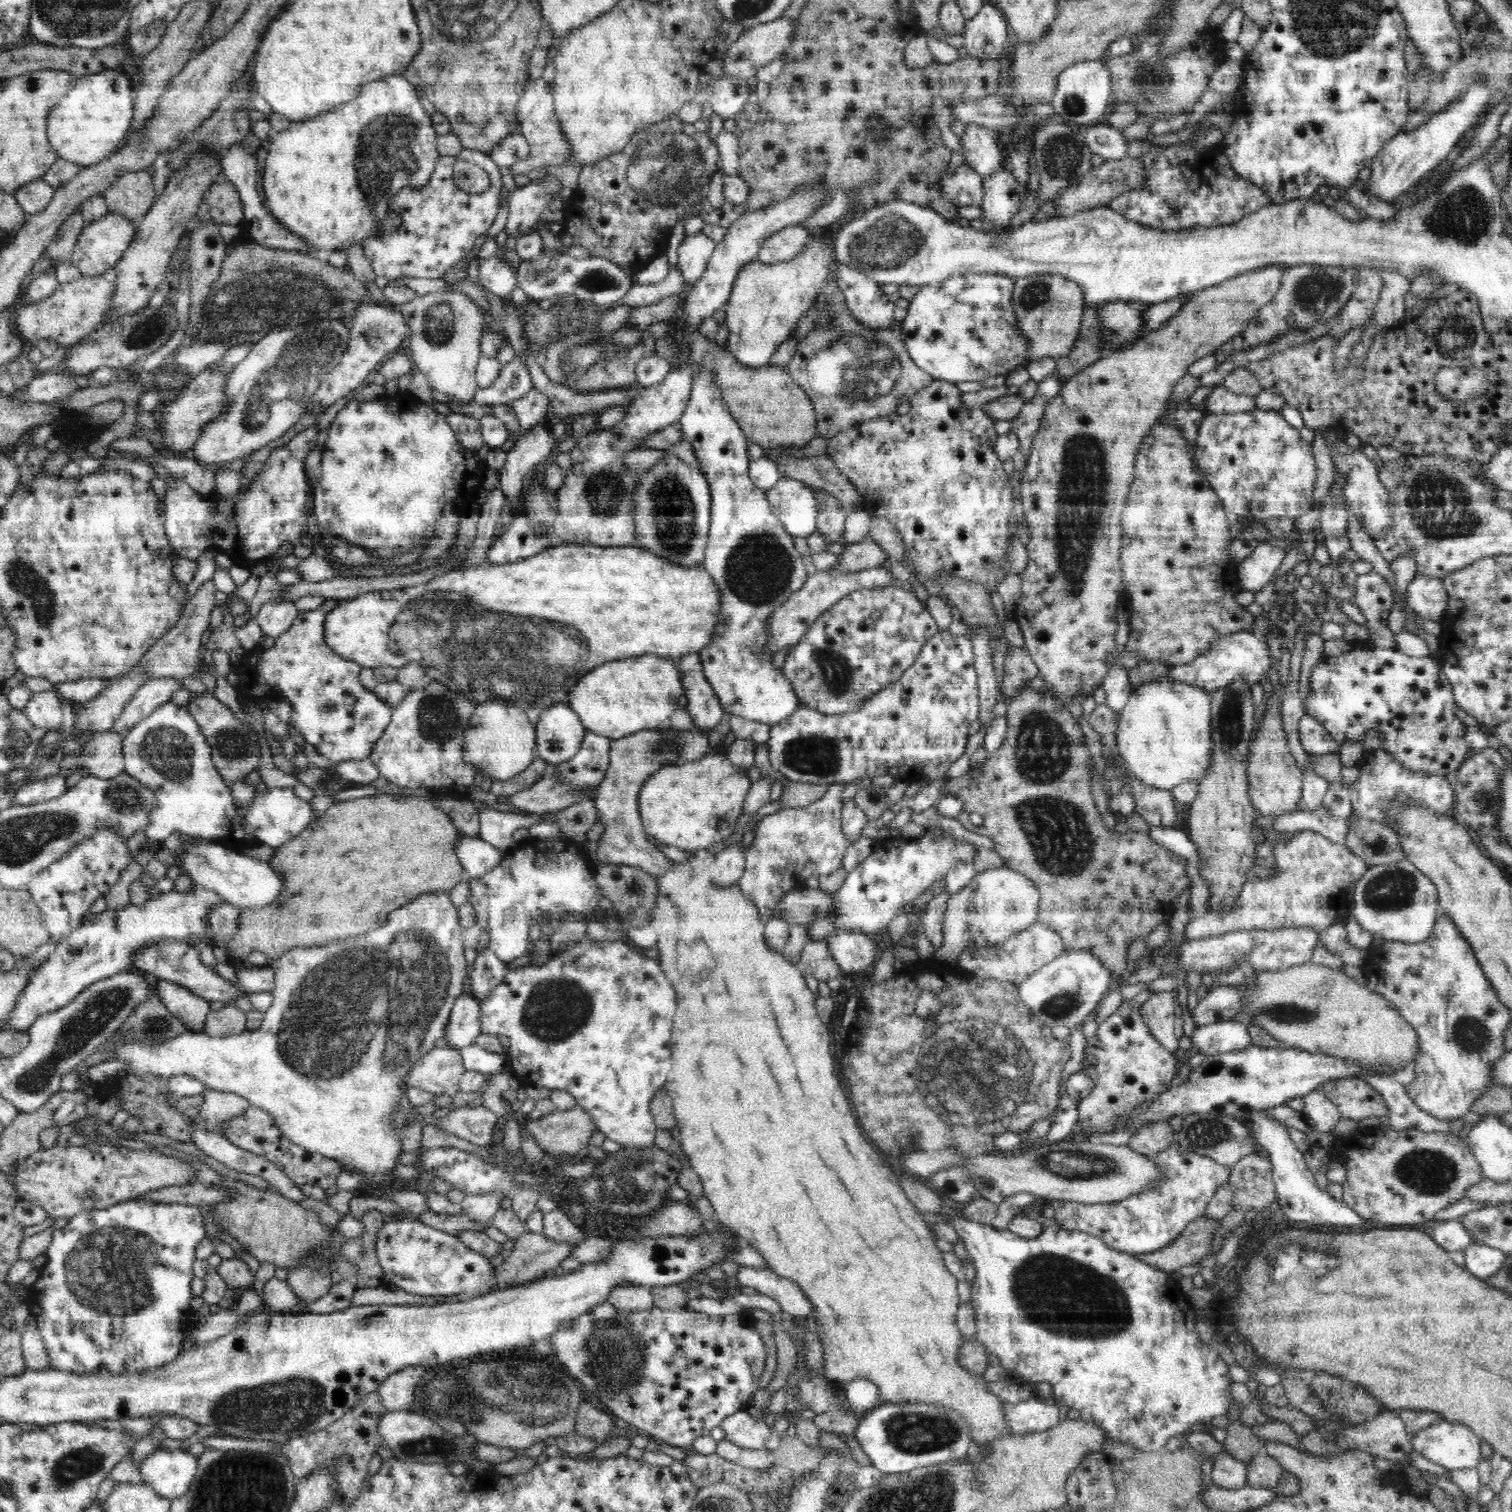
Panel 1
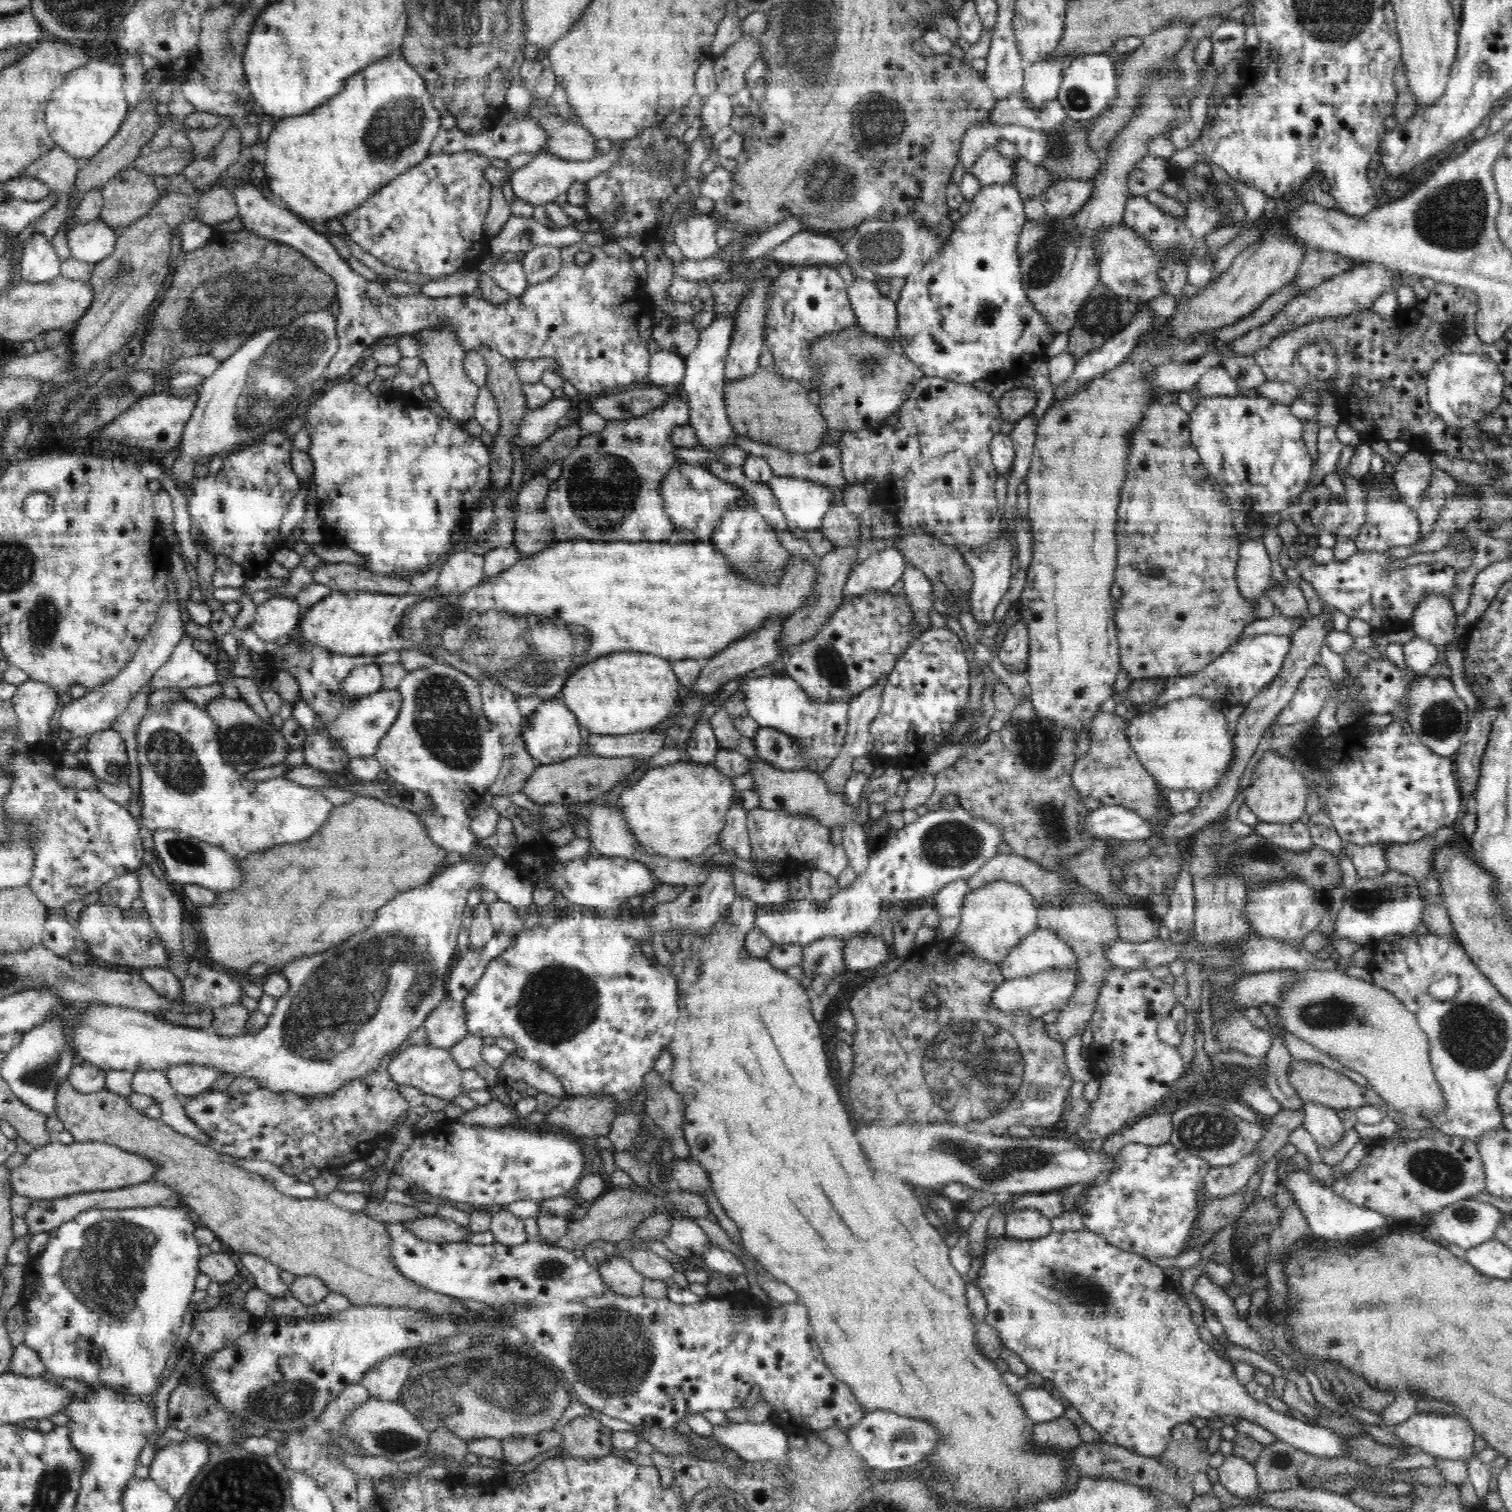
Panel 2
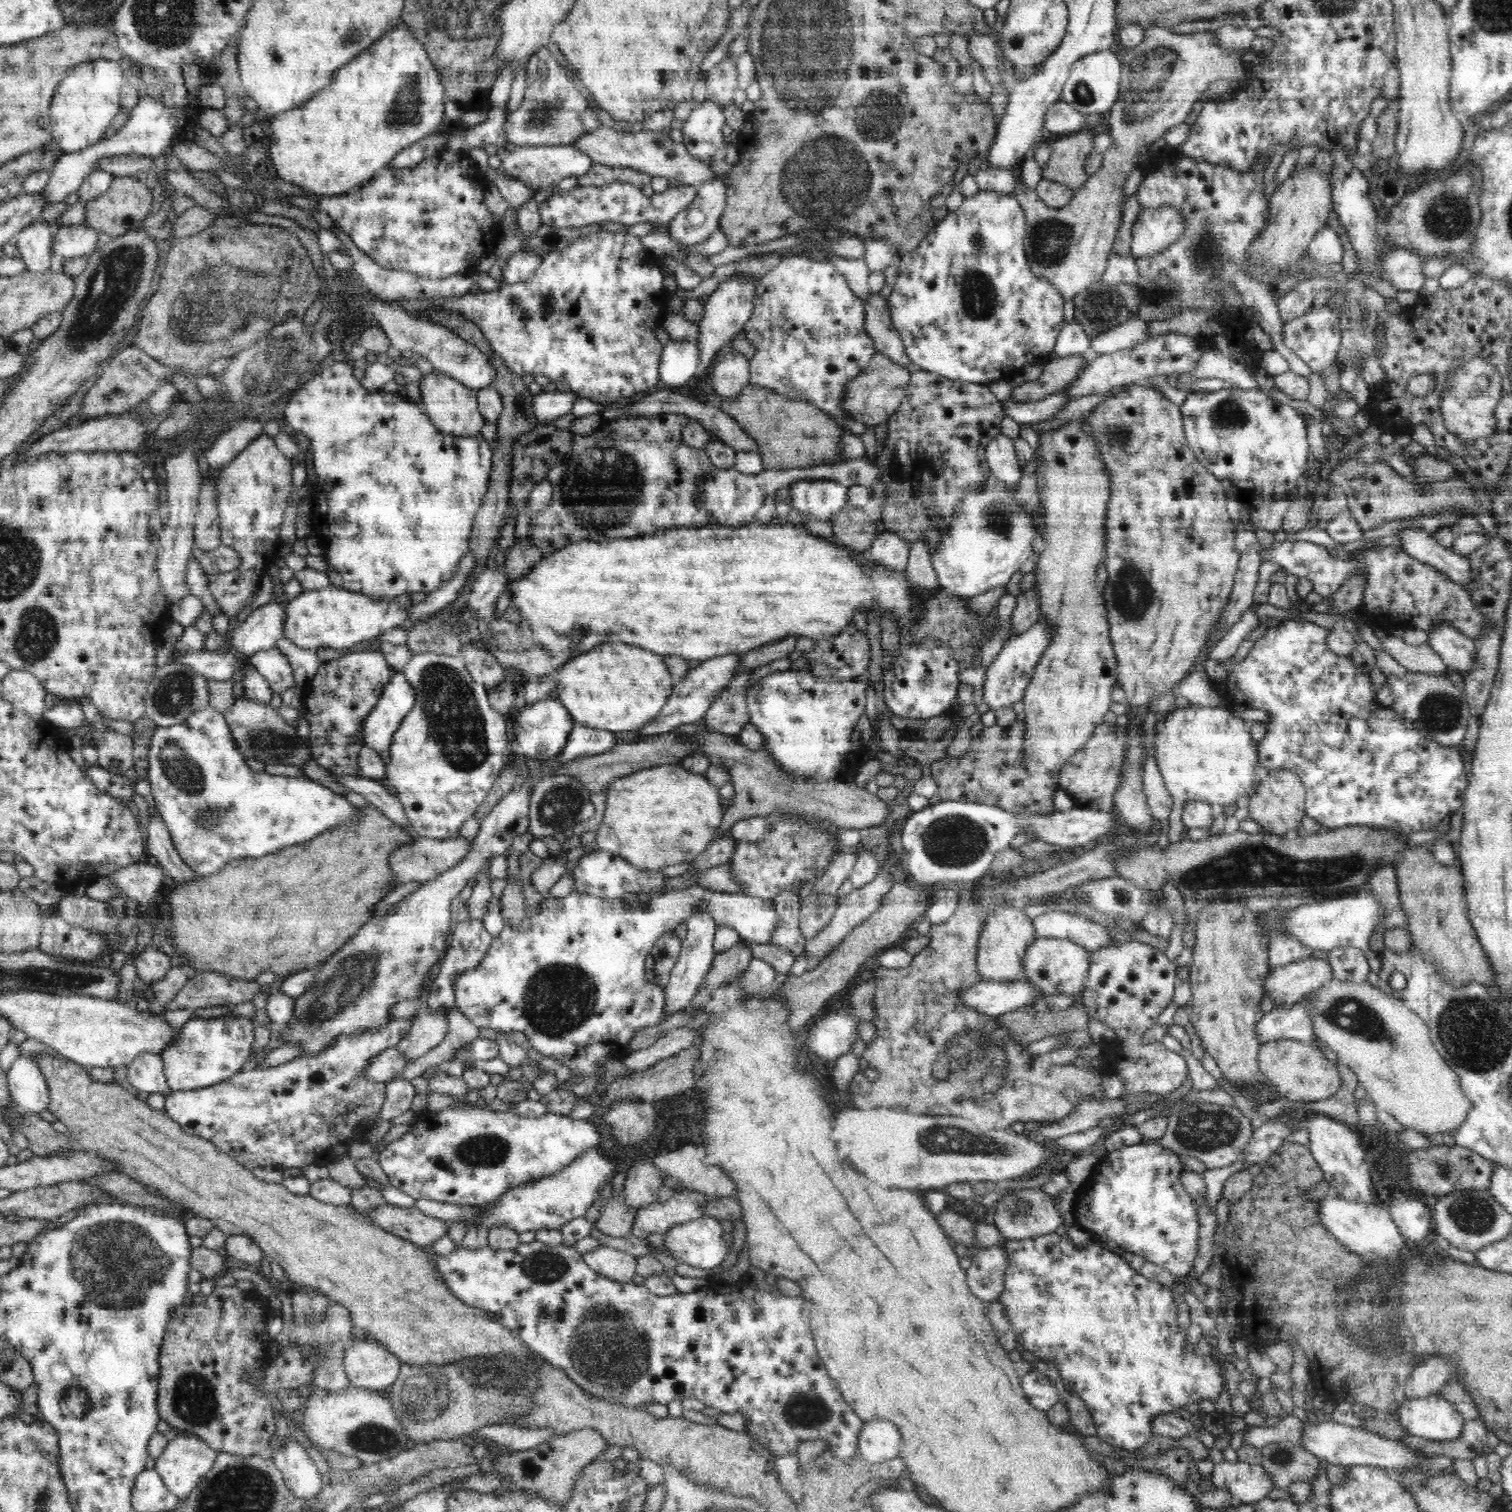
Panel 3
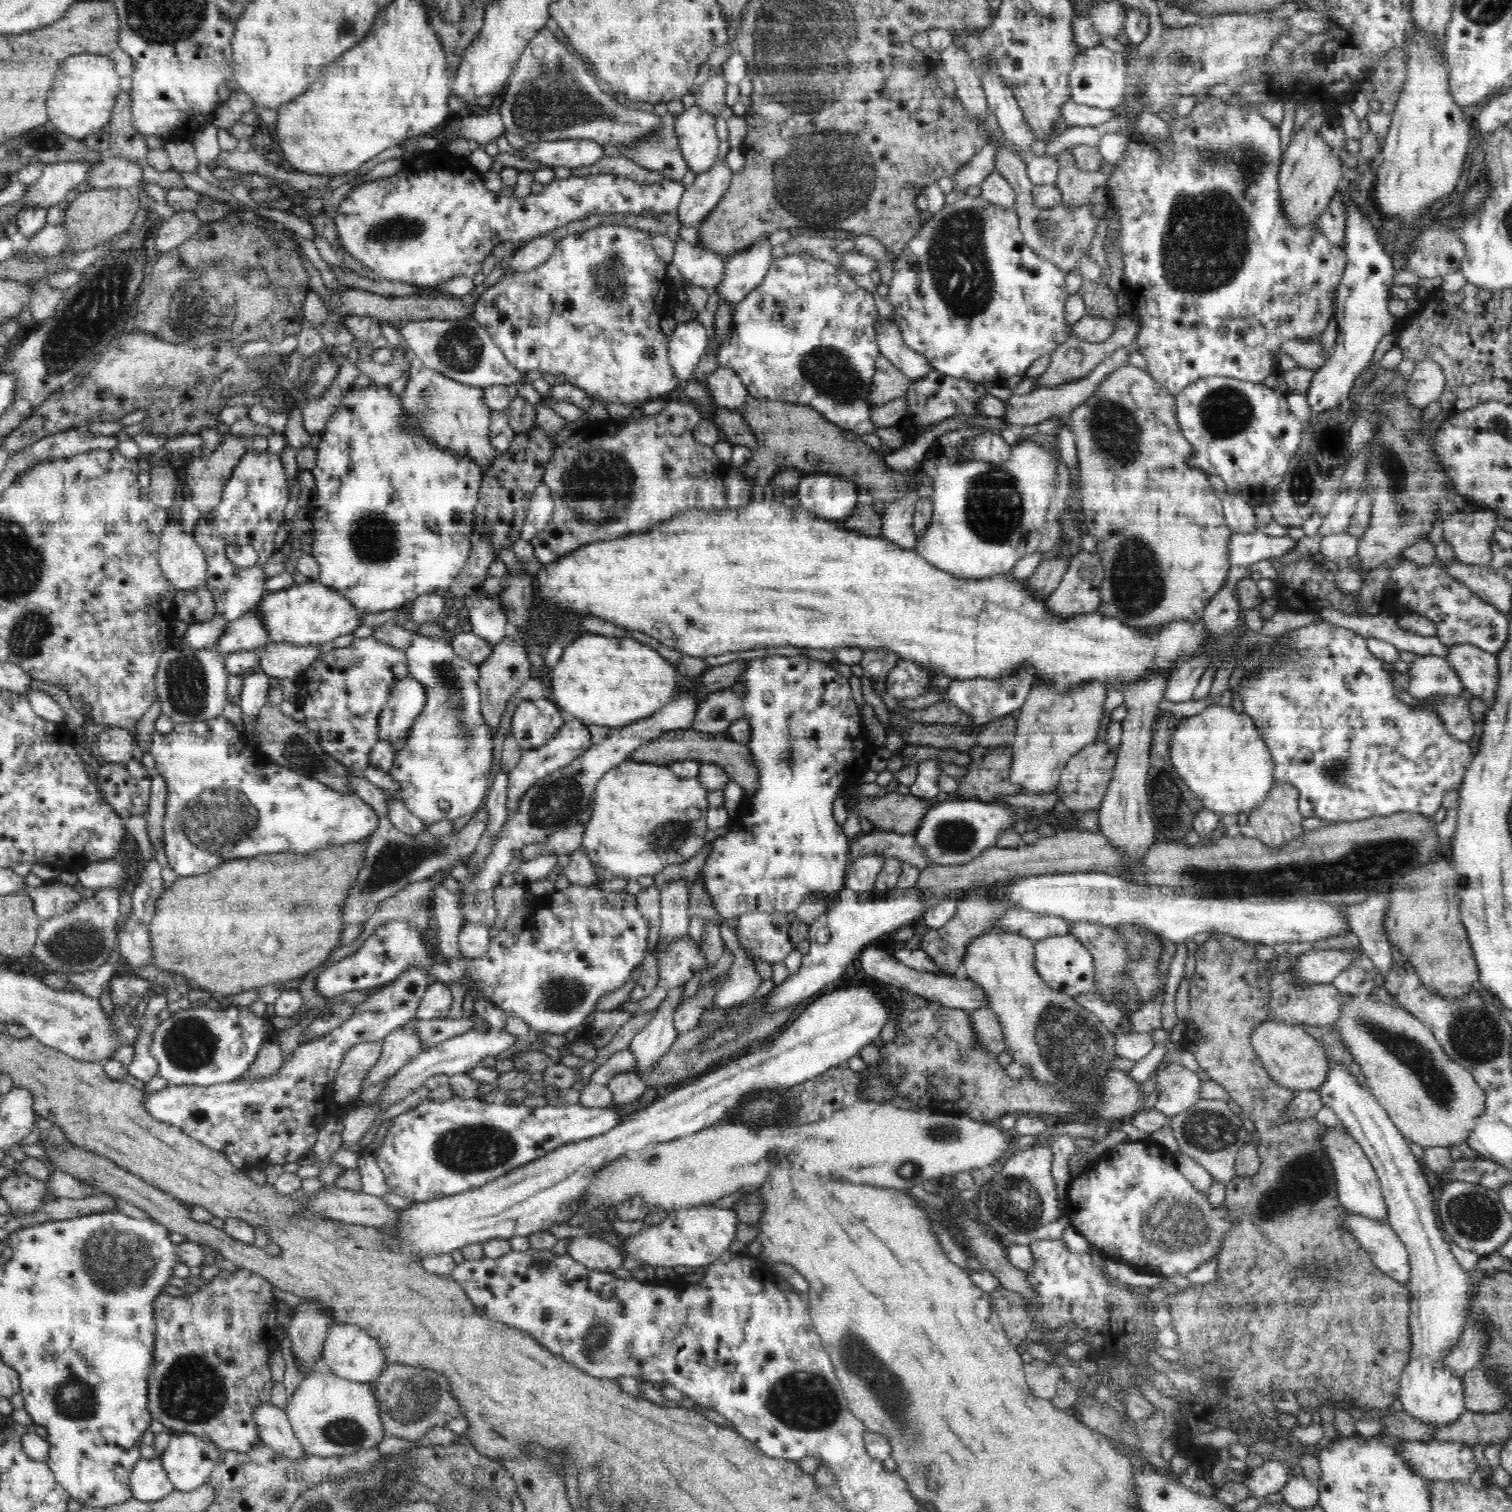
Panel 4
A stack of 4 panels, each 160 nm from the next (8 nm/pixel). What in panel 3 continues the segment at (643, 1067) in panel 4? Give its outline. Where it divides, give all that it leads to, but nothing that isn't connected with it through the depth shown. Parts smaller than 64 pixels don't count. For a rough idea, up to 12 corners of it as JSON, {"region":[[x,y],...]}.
{"region":[[699,908],[664,989],[665,1014],[694,998],[716,954],[716,920]]}

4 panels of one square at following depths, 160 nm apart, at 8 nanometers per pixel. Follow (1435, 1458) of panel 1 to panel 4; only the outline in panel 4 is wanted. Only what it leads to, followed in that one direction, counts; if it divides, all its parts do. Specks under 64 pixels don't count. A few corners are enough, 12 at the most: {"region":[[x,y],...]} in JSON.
{"region":[[1344,1064],[1319,1086],[1379,1178],[1409,1254],[1403,1410],[1443,1427],[1464,1414],[1442,1360],[1476,1280],[1438,1228],[1406,1137]]}

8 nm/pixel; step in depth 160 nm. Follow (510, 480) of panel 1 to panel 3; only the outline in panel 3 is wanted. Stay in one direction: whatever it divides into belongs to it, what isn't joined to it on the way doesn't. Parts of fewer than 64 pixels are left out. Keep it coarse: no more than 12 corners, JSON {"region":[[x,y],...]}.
{"region":[[558,390],[533,395],[538,424],[570,413],[577,397]]}

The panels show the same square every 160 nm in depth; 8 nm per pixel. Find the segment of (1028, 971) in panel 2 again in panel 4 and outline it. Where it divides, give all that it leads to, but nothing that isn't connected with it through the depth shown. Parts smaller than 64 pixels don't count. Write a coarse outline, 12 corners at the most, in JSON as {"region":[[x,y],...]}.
{"region":[[1073,935],[1035,942],[1036,971],[1074,998],[1095,990],[1092,954]]}

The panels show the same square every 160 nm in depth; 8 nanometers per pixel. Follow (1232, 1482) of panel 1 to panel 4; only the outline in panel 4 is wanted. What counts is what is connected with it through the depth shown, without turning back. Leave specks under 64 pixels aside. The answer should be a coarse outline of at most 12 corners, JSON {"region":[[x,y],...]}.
{"region":[[1282,1462],[1248,1469],[1250,1496],[1281,1492],[1292,1478]]}

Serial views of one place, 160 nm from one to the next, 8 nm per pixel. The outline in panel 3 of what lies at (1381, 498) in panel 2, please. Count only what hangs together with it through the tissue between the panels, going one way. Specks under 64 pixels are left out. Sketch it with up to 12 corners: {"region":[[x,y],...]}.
{"region":[[1412,526],[1396,535],[1412,558],[1466,589],[1469,559]]}

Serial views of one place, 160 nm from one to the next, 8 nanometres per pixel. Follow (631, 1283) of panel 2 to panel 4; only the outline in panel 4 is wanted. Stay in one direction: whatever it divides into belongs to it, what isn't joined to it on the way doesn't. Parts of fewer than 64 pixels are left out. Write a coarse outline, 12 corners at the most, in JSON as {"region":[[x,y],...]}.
{"region":[[594,1236],[570,1237],[566,1253],[597,1271],[624,1260],[615,1244]]}

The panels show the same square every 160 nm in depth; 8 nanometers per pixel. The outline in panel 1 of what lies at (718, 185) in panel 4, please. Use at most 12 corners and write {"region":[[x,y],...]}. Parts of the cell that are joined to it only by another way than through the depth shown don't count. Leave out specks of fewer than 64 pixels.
{"region":[[704,231],[685,236],[678,269],[688,288],[706,270],[717,243]]}

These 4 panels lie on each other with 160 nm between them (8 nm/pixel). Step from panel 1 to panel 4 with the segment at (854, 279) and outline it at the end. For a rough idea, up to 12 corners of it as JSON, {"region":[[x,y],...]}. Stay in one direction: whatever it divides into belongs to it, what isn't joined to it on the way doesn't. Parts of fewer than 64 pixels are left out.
{"region":[[880,318],[880,354],[909,379],[933,369],[920,351],[904,343],[899,326]]}

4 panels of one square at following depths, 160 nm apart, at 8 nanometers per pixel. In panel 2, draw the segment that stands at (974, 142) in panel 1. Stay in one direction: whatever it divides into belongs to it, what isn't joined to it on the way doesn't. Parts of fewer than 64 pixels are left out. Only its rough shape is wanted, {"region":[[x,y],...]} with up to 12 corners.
{"region":[[993,146],[972,166],[980,185],[1013,182],[1015,159]]}

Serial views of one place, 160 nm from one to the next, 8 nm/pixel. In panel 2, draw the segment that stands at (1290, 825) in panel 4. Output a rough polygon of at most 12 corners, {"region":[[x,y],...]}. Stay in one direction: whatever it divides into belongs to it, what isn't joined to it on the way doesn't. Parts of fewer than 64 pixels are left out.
{"region":[[1266,751],[1245,788],[1265,823],[1305,818],[1307,780]]}

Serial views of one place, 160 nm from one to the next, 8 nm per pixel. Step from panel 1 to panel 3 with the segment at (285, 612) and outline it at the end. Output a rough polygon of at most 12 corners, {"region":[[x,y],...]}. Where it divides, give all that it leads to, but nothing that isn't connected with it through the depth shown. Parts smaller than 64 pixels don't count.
{"region":[[270,601],[228,633],[241,657],[271,649],[283,636],[285,606]]}

